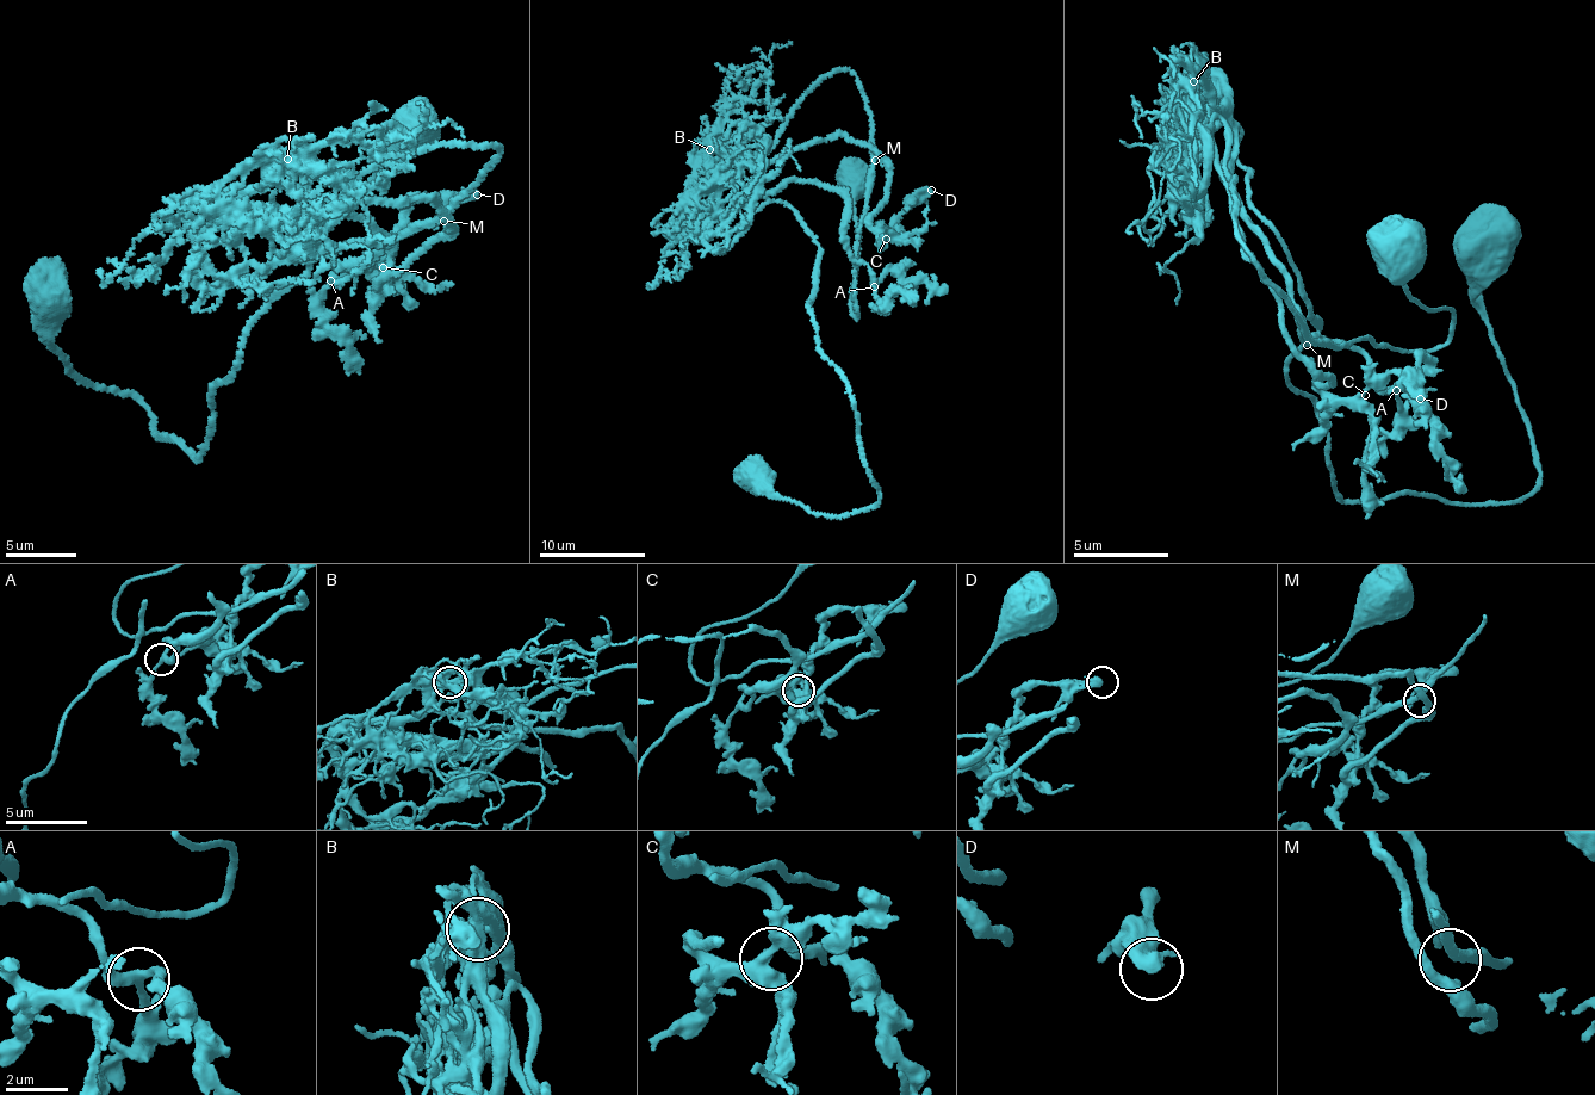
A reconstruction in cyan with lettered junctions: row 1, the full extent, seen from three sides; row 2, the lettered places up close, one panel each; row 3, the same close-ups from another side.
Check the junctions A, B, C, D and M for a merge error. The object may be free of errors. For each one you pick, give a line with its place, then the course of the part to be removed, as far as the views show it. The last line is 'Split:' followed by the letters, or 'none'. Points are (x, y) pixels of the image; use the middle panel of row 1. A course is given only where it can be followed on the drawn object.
B: Place: (709, 149). Course of the part to remove: (711, 150), (755, 164), (842, 135), (879, 155), (857, 316), (857, 230), (844, 196), (854, 169)
Split: B

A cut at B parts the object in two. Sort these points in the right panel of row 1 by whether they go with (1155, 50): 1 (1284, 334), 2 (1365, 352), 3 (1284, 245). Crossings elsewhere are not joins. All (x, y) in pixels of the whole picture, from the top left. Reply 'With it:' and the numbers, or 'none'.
With it: 2, 3

